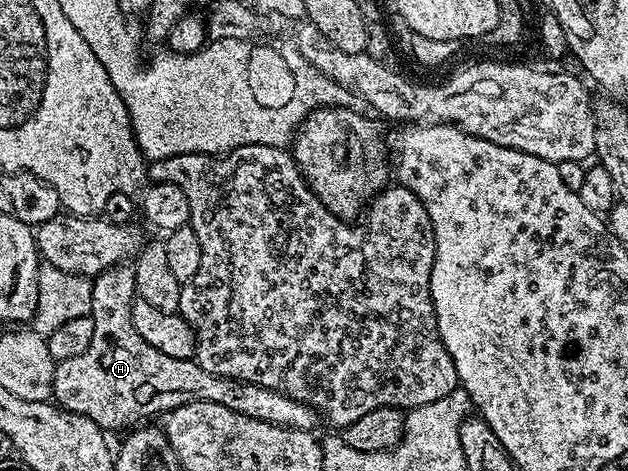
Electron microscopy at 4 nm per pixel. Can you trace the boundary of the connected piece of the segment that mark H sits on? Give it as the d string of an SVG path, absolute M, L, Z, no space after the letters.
M129 263L117 264L114 268L104 270L92 280L92 306L96 331L92 334L92 343L88 350L80 354L80 358L59 360L54 365L53 403L64 411L75 412L96 422L103 430L110 428L126 428L141 425L149 416L171 412L176 406L184 406L188 402L207 400L220 402L220 406L228 406L228 410L236 410L240 414L248 414L248 418L260 418L262 422L272 422L276 426L295 428L305 432L314 432L320 424L318 411L304 402L296 402L296 398L288 398L276 390L268 390L264 386L245 384L243 380L224 378L216 374L208 374L198 365L197 359L177 360L168 358L168 354L160 354L156 346L148 346L144 338L136 332L132 324L132 306L136 299L134 289L134 269Z

